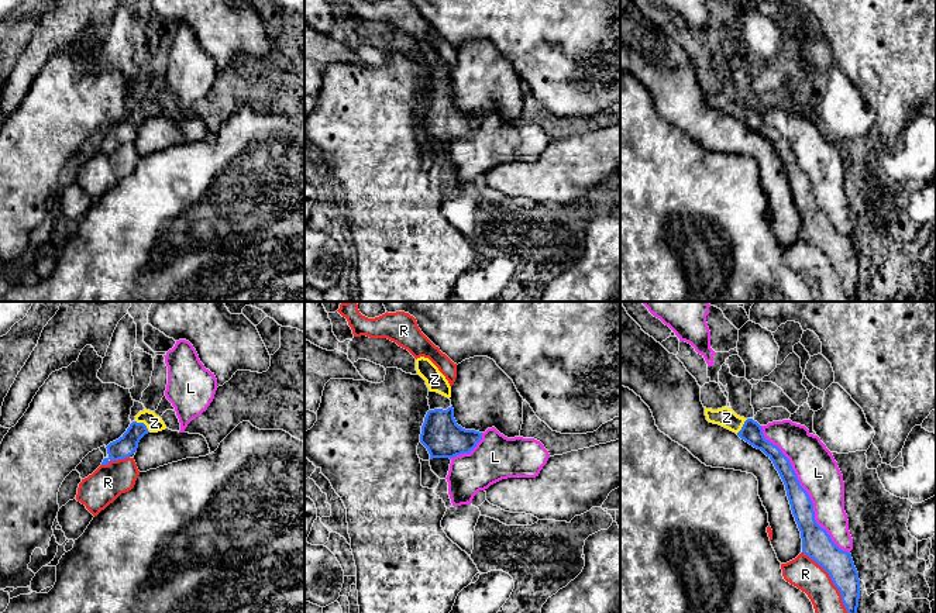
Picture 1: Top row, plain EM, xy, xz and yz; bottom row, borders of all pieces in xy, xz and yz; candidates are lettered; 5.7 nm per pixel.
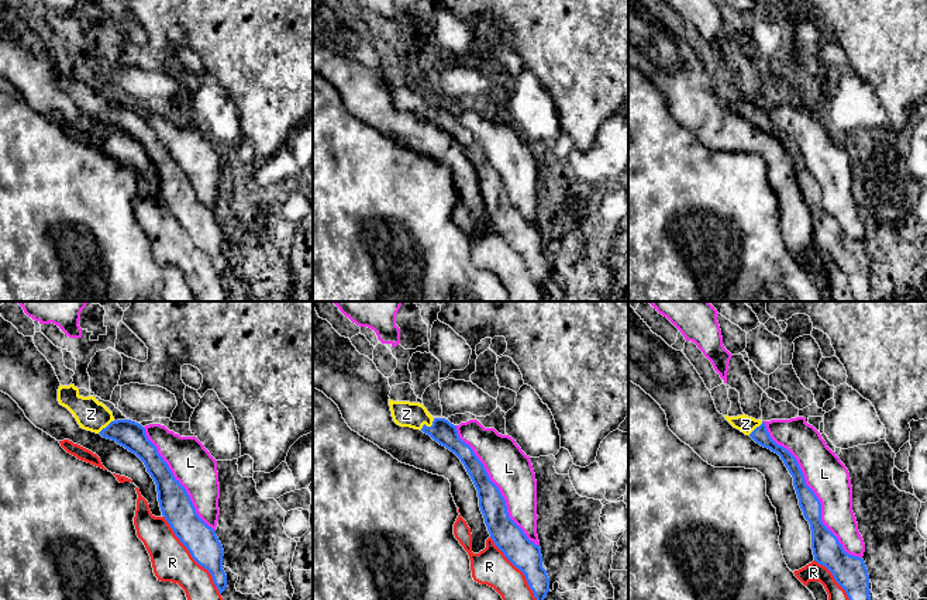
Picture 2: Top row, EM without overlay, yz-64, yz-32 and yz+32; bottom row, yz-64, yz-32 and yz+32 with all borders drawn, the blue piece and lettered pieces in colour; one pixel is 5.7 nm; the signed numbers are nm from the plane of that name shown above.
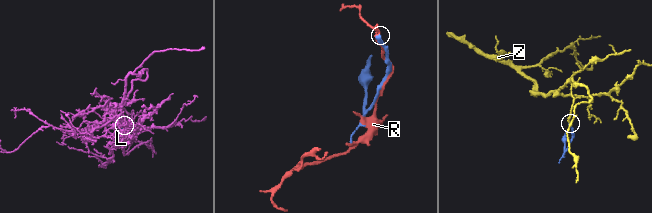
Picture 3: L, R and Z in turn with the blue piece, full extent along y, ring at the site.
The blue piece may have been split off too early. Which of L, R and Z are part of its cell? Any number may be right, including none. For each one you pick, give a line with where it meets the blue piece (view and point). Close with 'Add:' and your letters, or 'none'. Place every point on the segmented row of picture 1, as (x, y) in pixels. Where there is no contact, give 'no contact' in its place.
Z: contact xy (144, 424)
Add: Z

